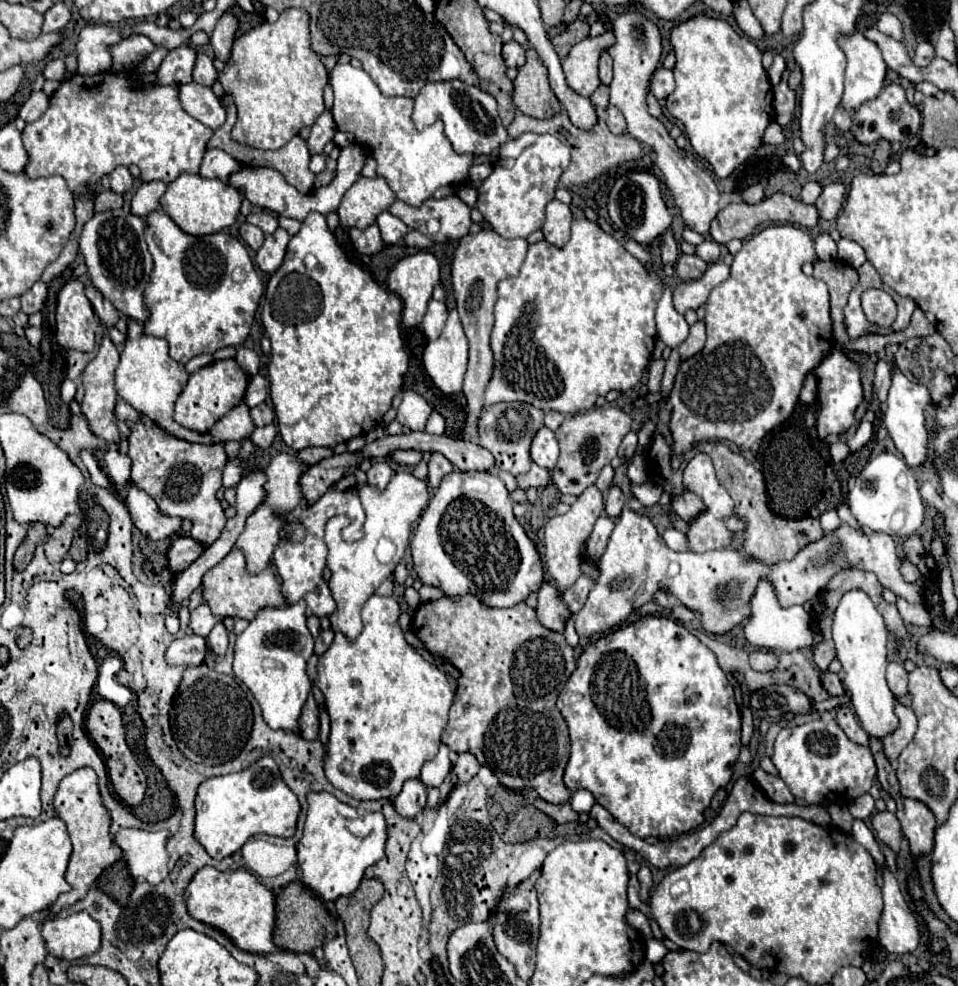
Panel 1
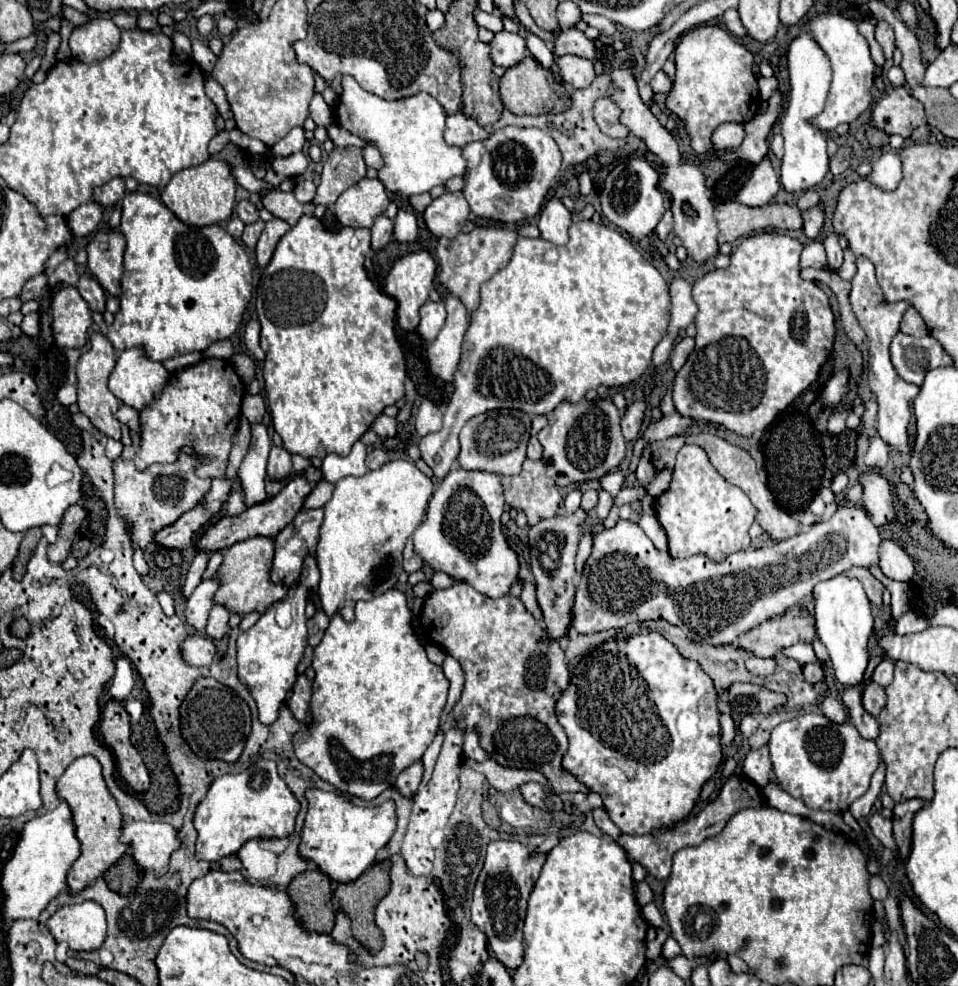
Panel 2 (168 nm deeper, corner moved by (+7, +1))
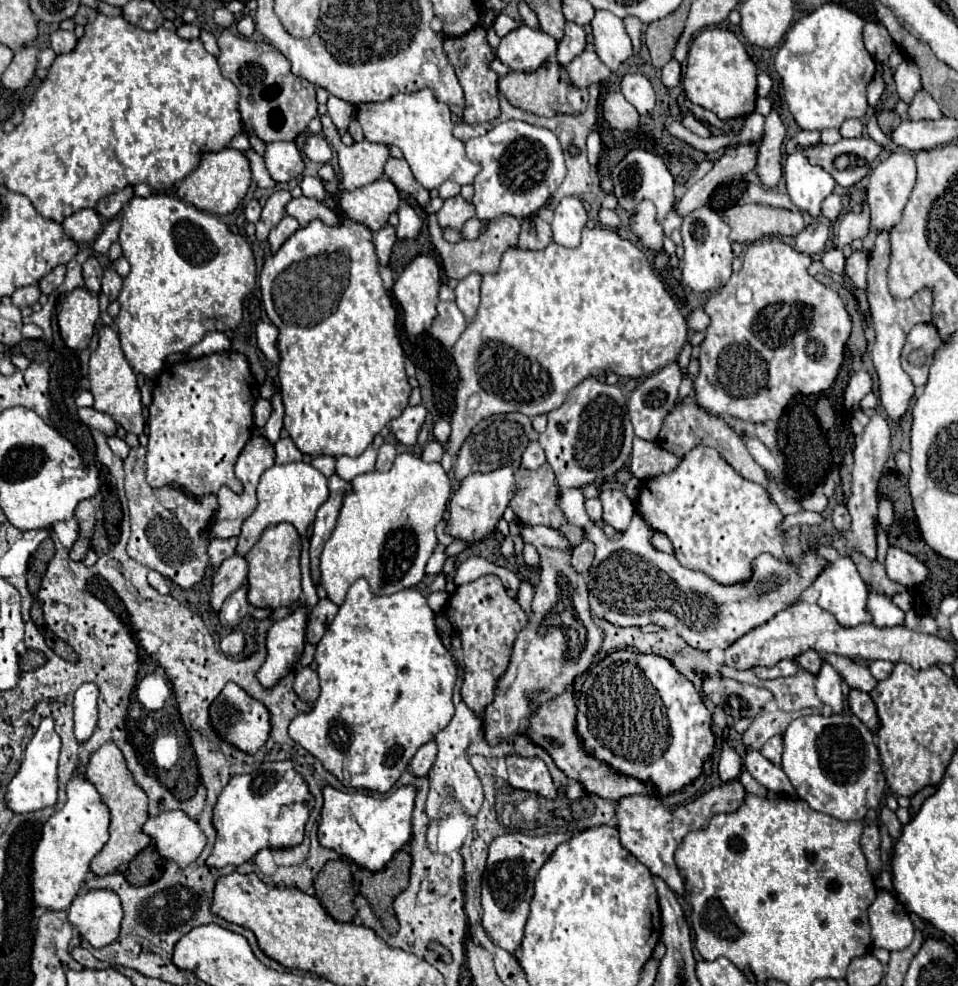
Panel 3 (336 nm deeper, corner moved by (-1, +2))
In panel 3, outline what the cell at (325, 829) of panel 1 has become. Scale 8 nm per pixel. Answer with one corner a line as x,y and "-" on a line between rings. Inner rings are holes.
412,785
398,787
390,797
376,799
364,793
344,793
324,787
324,807
318,827
318,839
324,847
344,853
356,865
368,871
380,871
392,857
412,839
412,811
416,789

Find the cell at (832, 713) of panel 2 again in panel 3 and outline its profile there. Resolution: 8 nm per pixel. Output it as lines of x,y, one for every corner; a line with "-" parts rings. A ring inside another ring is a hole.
828,661
822,663
822,669
816,675
816,695
822,703
830,705
834,713
842,713
844,695
840,687
840,675
834,671
834,667

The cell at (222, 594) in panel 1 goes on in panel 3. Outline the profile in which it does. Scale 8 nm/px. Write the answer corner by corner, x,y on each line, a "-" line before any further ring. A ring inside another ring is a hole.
278,523
268,527
260,541
246,553
250,565
248,571
248,601
256,607
290,607
302,595
300,587
300,545
302,539
290,523

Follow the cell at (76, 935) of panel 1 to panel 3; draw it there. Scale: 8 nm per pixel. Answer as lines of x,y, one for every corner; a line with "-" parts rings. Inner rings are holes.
110,889
82,891
68,909
70,923
94,949
106,947
118,939
122,915
120,897

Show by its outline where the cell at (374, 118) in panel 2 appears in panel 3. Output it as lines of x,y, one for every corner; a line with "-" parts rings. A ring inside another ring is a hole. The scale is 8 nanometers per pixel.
430,87
416,93
398,93
384,103
362,103
358,105
356,117
364,129
366,141
400,147
416,181
428,191
438,189
448,179
460,185
472,185
480,171
480,167
466,157
464,143
452,135
454,123
448,105
438,101

